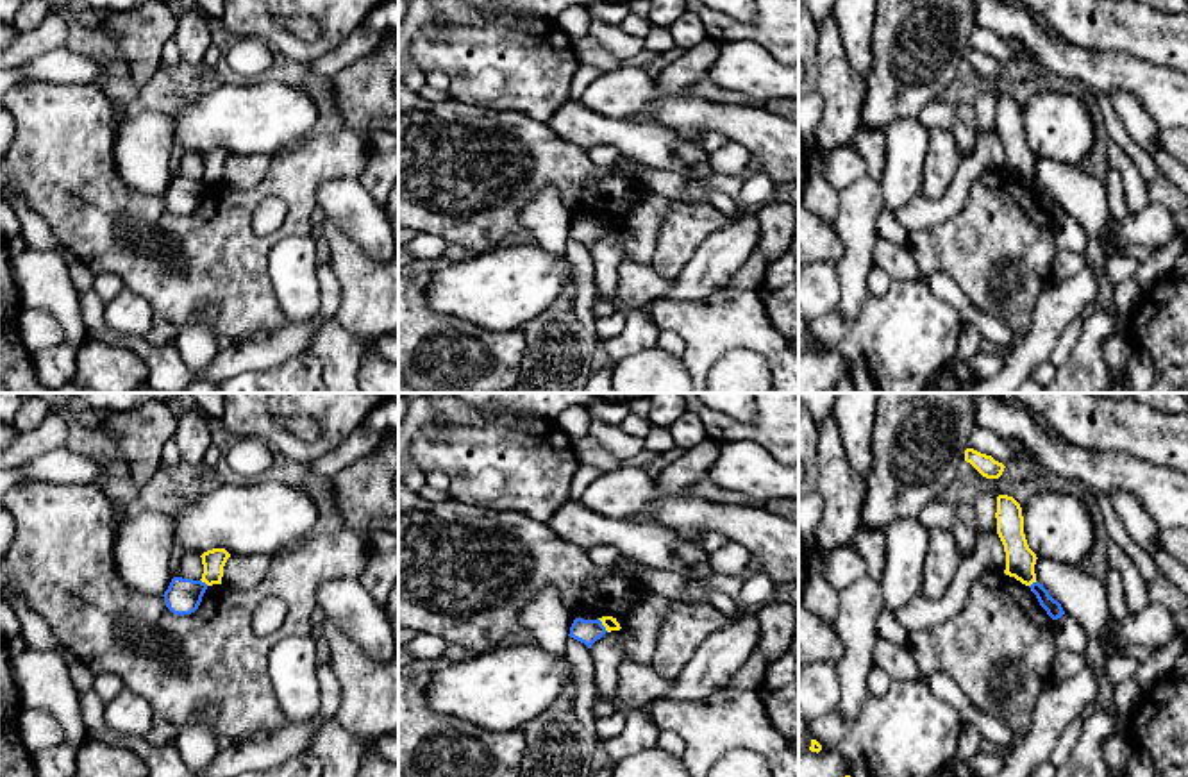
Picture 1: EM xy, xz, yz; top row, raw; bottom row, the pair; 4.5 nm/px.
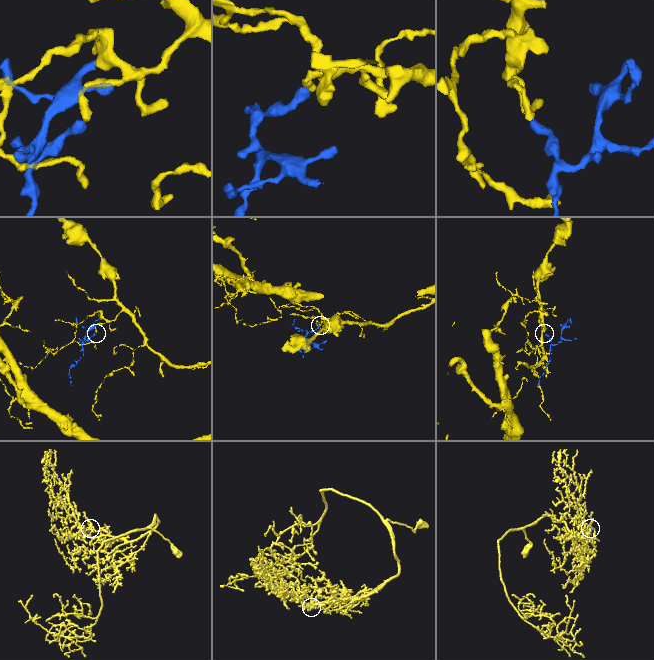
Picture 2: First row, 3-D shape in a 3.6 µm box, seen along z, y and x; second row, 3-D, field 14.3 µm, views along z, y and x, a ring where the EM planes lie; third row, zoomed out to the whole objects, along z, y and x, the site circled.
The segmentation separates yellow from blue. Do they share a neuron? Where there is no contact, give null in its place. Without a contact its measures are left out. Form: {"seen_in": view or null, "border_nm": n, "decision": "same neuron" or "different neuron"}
{"seen_in": "xz", "border_nm": 80, "decision": "different neuron"}

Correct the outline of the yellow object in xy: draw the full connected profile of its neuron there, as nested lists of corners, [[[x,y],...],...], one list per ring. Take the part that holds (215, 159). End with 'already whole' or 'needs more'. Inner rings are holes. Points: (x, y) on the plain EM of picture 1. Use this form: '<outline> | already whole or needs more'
[[[213,148],[204,152],[200,157],[204,164],[204,173],[200,180],[207,186],[222,184],[223,166],[230,154],[225,148]]] | already whole

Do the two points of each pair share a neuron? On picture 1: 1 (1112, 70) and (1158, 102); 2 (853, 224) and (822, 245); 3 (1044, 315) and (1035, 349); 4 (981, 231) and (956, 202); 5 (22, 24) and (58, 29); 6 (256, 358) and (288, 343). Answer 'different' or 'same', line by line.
1: same
2: different
3: same
4: different
5: different
6: same

